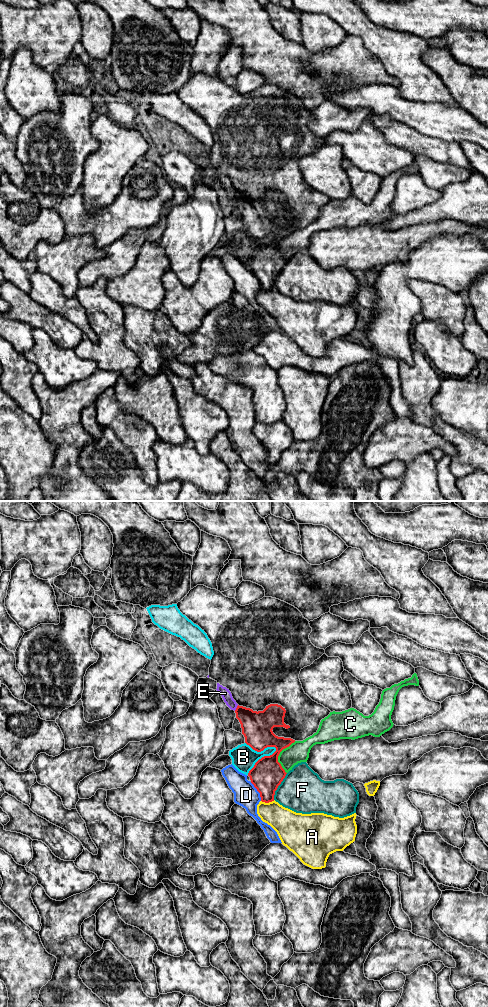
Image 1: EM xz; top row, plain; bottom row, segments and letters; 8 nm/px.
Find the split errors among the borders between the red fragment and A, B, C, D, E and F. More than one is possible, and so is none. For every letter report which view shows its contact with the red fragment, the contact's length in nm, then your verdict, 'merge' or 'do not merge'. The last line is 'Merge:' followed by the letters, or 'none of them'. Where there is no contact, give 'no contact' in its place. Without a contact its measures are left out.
A: xz | 110 nm | do not merge
B: xz | 320 nm | do not merge
C: xz | 280 nm | do not merge
D: xz | 180 nm | do not merge
E: xz | 60 nm | do not merge
F: xz | 240 nm | do not merge
Merge: none of them

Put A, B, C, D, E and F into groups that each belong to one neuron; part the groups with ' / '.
A / B / C / D / E / F

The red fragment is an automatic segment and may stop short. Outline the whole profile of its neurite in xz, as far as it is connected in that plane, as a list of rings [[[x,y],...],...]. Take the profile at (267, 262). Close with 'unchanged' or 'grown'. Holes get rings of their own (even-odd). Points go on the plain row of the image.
[[[270,192],[258,200],[238,193],[235,201],[247,233],[257,240],[267,235],[276,236],[272,243],[259,247],[248,261],[251,271],[260,281],[261,289],[272,290],[275,279],[287,262],[278,250],[278,244],[295,230],[291,226],[278,225],[272,219],[274,215],[290,216],[284,211],[286,198],[278,192]]]; unchanged

